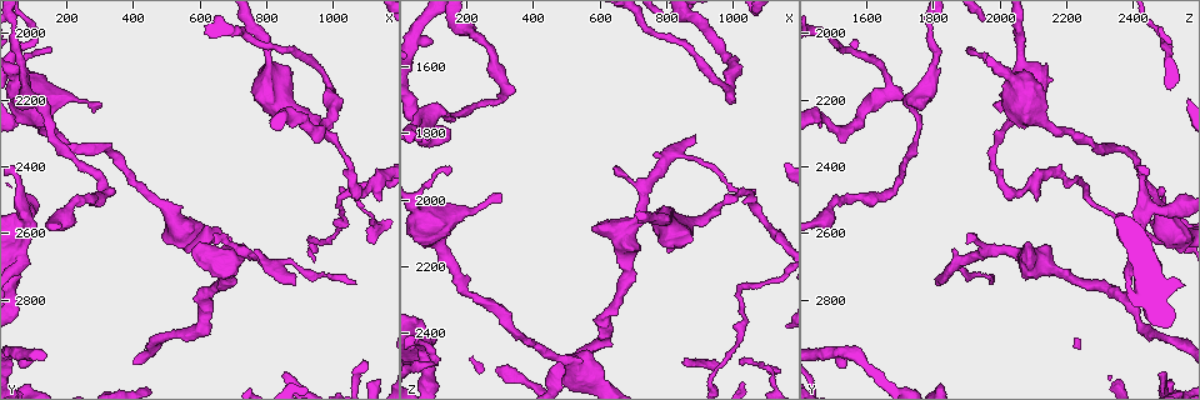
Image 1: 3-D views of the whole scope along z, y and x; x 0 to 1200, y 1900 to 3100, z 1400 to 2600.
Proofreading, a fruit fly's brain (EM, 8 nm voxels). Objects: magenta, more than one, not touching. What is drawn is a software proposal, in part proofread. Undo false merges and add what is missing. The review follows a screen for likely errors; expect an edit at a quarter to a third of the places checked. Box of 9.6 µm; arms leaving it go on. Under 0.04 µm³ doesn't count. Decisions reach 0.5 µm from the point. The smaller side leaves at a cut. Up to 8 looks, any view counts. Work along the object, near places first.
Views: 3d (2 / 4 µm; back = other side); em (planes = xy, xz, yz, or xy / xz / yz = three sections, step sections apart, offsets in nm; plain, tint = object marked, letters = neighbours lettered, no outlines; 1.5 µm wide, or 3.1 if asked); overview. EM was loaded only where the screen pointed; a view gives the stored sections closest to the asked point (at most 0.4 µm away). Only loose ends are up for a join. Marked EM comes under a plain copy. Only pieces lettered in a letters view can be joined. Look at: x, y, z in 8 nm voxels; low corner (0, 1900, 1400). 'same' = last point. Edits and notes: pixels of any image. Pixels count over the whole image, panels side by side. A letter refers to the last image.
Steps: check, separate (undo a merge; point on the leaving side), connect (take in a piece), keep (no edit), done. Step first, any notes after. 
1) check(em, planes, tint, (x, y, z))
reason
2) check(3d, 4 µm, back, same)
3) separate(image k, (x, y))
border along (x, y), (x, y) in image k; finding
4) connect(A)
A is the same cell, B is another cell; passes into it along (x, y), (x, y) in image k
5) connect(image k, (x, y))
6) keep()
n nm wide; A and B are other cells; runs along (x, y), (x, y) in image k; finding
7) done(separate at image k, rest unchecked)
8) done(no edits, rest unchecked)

check(em, planes, letters, (1000, 2200, 1710))
tapers out

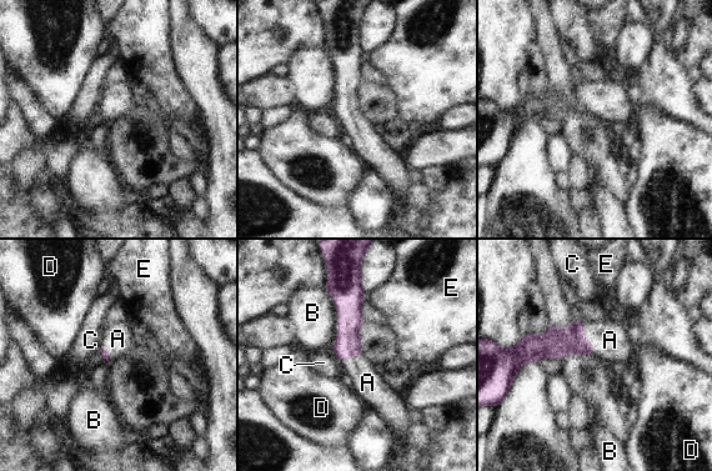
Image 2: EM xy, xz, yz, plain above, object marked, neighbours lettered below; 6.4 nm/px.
connect(image 2, (610, 340))
A is the same cell, B, C, D and E are other cells; passes into it along (555, 344), (586, 339), (610, 340) in image 2; the neuron continues

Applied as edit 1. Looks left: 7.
check(overview)

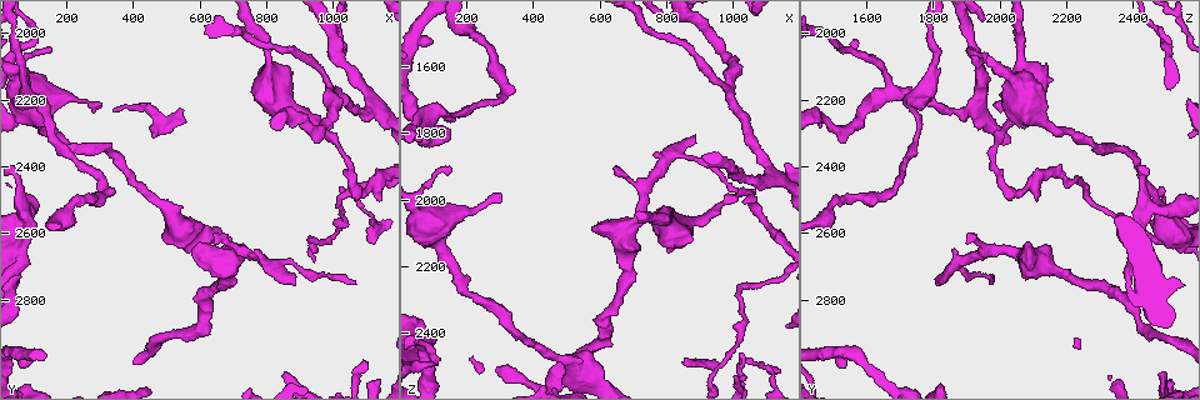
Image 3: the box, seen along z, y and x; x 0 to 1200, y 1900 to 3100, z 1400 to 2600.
check(3d, 2 µm, (890, 2750, 1810))
free end

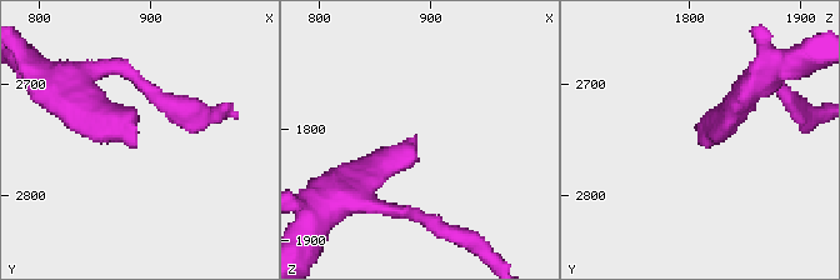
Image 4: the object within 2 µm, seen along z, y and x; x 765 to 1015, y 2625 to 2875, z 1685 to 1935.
check(em, yz, step 8, letters, (884, 2756, 1810))
now the EM

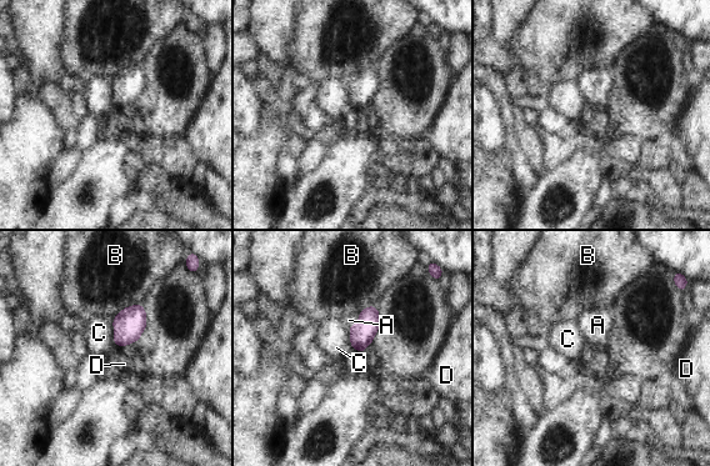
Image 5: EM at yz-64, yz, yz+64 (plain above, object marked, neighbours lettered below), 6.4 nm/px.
check(em, planes, letters, same)

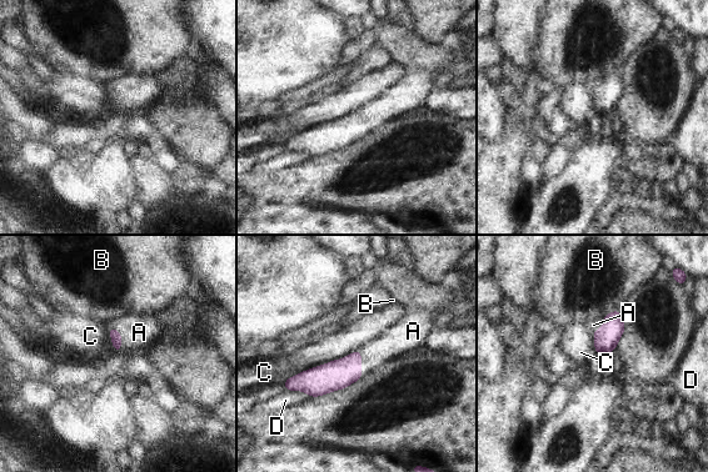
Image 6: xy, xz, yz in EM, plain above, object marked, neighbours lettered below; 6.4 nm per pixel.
connect(image 6, (139, 332))
A is the same cell, B, C and D are other cells; passes into it along (115, 336), (120, 337), (139, 332) in image 6; the neuron continues

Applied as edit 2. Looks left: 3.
check(em, yz, step 8, letters, (300, 2210, 1990))
free end

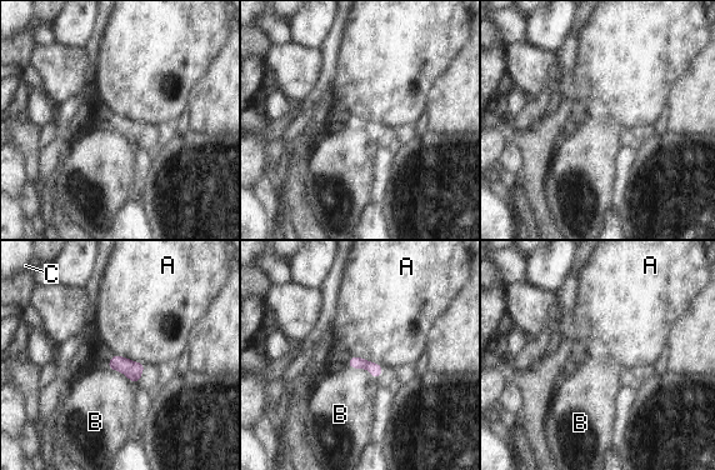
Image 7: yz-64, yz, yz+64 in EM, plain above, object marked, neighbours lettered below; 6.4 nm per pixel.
keep()
A, B and C are other cells; no lettered piece goes on from it

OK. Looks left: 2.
done(connect at image 2, connect at image 6, rest unchecked)

